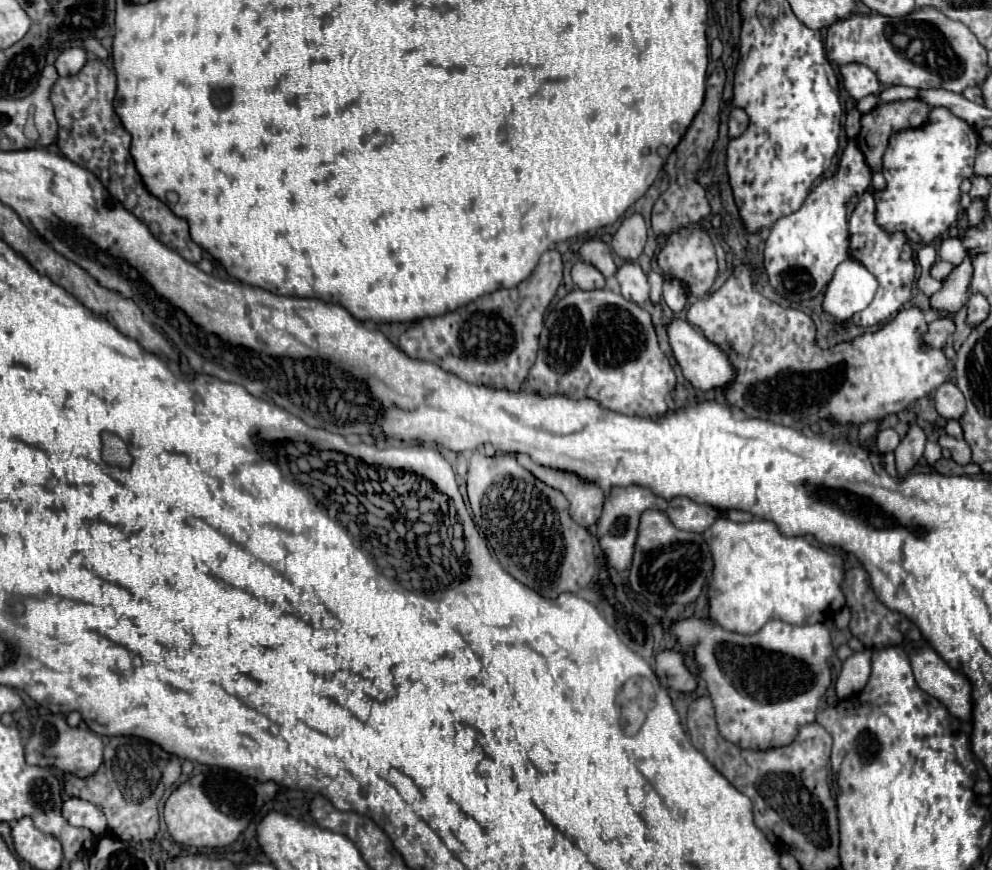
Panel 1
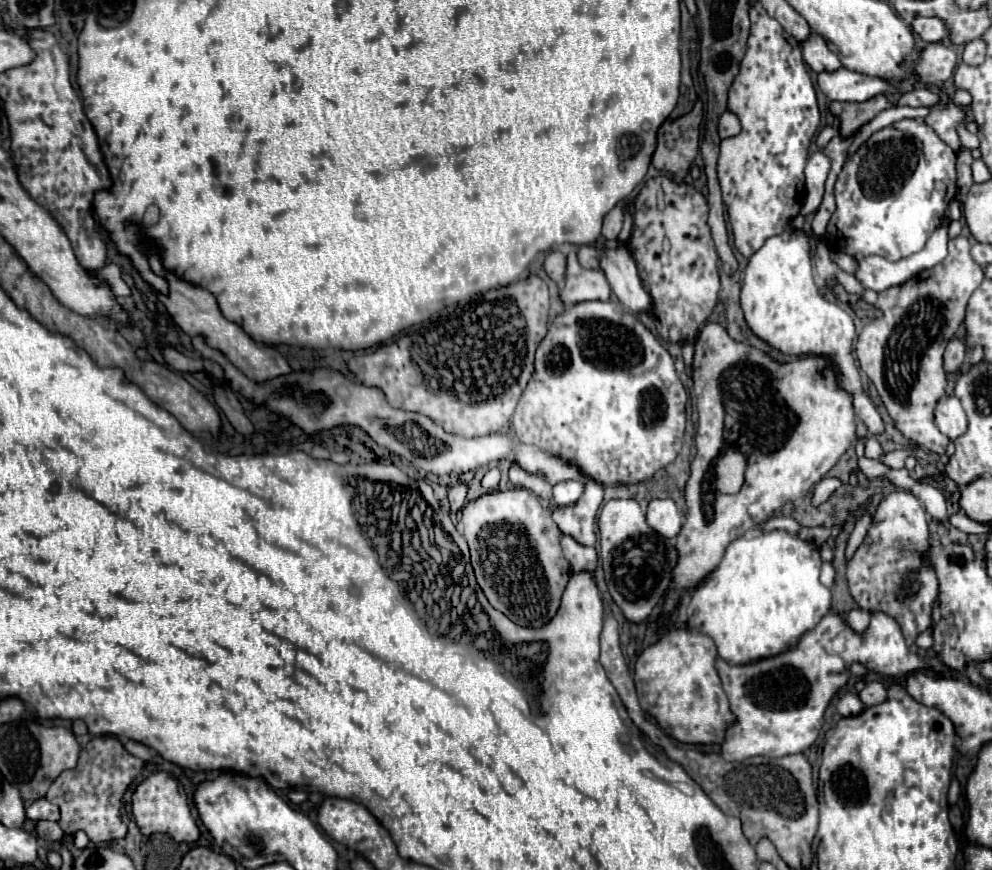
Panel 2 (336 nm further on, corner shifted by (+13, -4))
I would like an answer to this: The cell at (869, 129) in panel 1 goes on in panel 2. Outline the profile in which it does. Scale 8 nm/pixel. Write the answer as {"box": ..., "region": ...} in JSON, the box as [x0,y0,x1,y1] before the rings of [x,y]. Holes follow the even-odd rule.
{"box":[830,95,892,137],"region":[[[878,95],[864,103],[830,103],[830,111],[840,117],[842,137],[852,137],[858,129],[862,129],[862,125],[872,121],[880,111],[888,107],[892,107],[892,103],[884,95]]]}

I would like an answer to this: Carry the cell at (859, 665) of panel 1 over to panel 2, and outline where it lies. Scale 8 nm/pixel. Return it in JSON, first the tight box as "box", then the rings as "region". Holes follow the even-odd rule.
{"box":[836,693,864,717],"region":[[[846,693],[838,699],[838,705],[836,705],[836,711],[842,715],[842,717],[850,717],[850,715],[858,715],[860,711],[864,709],[862,701],[858,699],[858,695],[852,695],[852,693]]]}

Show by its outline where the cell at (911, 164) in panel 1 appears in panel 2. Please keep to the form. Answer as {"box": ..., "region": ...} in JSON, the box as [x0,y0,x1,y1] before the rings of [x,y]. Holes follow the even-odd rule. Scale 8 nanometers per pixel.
{"box":[828,119,956,261],"region":[[[902,119],[902,121],[898,121],[898,123],[894,123],[894,125],[890,125],[890,127],[884,127],[884,129],[880,129],[878,133],[874,133],[868,141],[866,141],[866,145],[864,145],[864,149],[860,147],[854,155],[850,155],[848,157],[848,161],[844,163],[844,167],[842,167],[842,171],[840,171],[840,175],[838,175],[838,181],[836,181],[836,211],[834,211],[834,215],[832,215],[832,219],[830,219],[830,223],[828,223],[828,245],[832,247],[832,249],[838,249],[838,251],[844,251],[844,253],[848,253],[848,255],[852,255],[854,259],[862,259],[862,257],[866,257],[866,255],[882,255],[882,257],[886,257],[886,259],[890,259],[890,261],[898,261],[898,259],[904,259],[904,257],[908,257],[908,255],[912,255],[912,253],[918,253],[918,251],[922,251],[922,247],[926,245],[926,239],[934,233],[934,229],[942,223],[942,219],[944,219],[944,211],[946,211],[946,207],[948,207],[948,203],[952,201],[956,197],[956,151],[952,151],[936,133],[934,133],[934,129],[932,127],[928,127],[924,121],[918,121],[918,119]]]}

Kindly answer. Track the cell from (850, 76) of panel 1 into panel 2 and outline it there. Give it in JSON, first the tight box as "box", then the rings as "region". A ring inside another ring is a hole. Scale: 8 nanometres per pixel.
{"box":[802,33,842,73],"region":[[[812,33],[812,37],[802,43],[802,55],[804,61],[810,65],[810,69],[816,73],[824,73],[824,71],[830,73],[842,67],[840,59],[826,47],[824,39],[816,33]]]}

